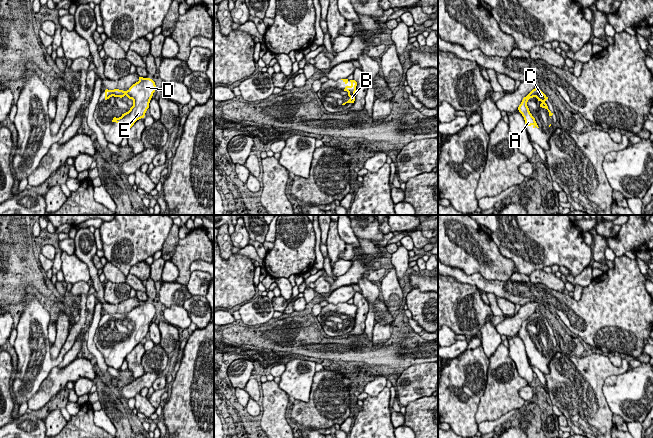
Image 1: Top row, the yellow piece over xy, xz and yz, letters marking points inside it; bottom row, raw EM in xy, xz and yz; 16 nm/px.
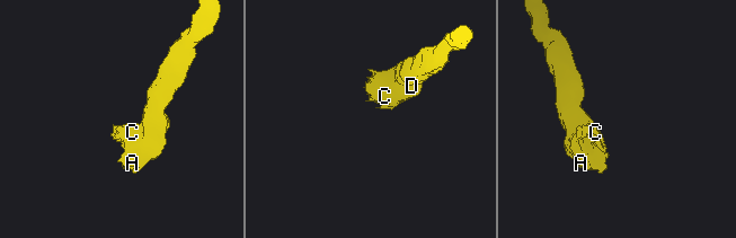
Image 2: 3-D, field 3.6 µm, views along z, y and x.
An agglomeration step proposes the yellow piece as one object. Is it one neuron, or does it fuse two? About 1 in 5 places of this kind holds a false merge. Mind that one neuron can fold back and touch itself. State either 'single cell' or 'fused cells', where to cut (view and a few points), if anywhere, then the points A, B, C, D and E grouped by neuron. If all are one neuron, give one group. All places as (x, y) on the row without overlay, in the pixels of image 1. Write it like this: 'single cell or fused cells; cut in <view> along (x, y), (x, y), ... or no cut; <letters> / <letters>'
single cell; no cut; A B C D E

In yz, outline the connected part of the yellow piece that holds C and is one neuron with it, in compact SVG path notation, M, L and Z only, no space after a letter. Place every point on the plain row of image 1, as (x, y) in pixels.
M538 312L533 313L526 321L523 322L521 328L518 331L519 336L522 338L525 344L525 349L526 350L533 350L533 352L538 351L535 342L532 340L532 338L529 335L529 332L527 330L527 326L530 322L536 321L538 325L541 325L542 327L540 328L540 331L545 332L549 336L549 340L553 339L553 337L548 333L547 328L545 325L548 323L548 321Z

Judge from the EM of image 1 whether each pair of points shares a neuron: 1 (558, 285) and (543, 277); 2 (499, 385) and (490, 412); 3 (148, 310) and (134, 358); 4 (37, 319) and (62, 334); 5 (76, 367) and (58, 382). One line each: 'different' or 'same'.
1: same
2: same
3: different
4: different
5: same

